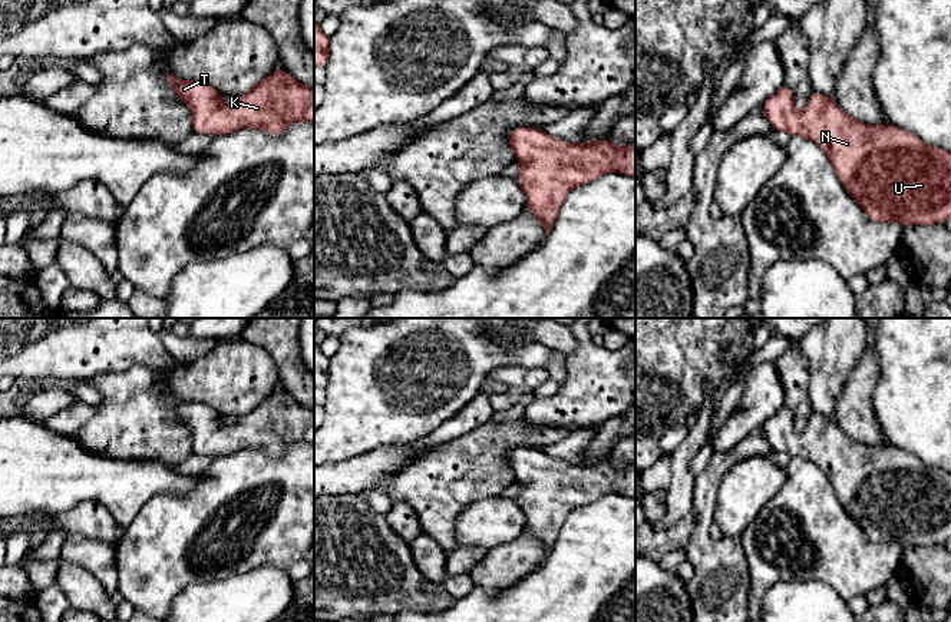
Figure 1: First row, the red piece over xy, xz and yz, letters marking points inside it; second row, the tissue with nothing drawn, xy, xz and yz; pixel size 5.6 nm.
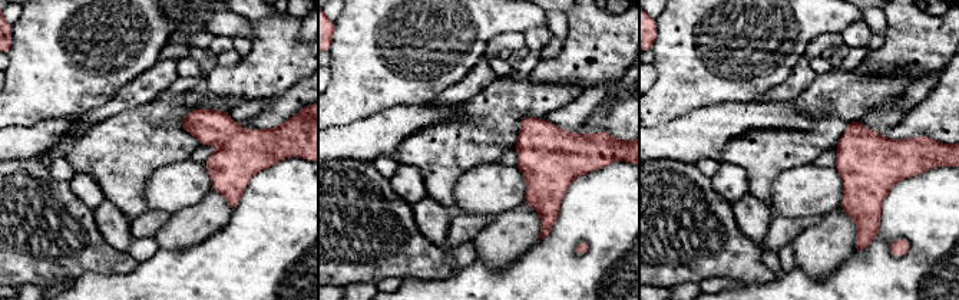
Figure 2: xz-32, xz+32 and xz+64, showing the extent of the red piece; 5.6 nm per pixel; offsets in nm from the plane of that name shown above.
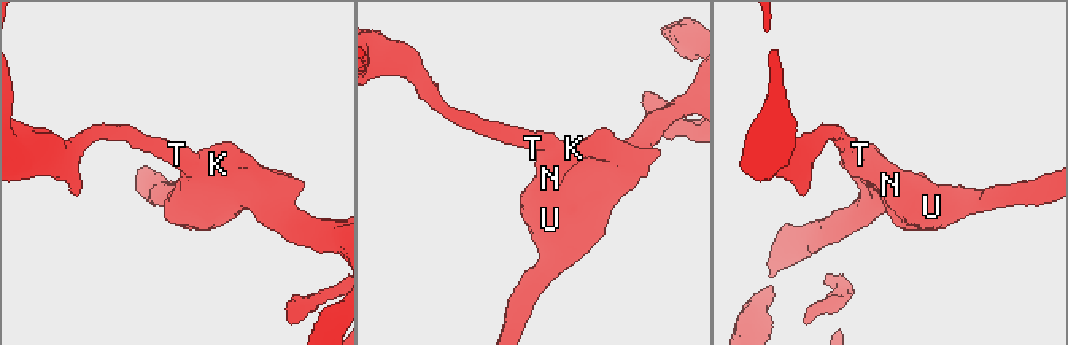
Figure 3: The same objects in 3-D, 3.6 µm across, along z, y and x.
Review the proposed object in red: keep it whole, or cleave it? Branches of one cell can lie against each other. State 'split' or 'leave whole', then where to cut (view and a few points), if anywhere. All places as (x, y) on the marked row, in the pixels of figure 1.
leave whole; no cut

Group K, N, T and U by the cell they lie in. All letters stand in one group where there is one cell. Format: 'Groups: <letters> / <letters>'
Groups: K N T U

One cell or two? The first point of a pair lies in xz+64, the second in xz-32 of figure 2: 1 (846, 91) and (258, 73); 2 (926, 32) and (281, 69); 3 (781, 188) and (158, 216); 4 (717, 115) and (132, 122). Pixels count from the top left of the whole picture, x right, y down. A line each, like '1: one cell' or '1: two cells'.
1: two cells
2: one cell
3: two cells
4: two cells

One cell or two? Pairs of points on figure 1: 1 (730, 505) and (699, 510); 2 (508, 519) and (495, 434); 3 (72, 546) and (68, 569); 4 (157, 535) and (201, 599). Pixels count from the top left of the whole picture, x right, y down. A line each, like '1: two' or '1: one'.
1: two
2: two
3: two
4: two

